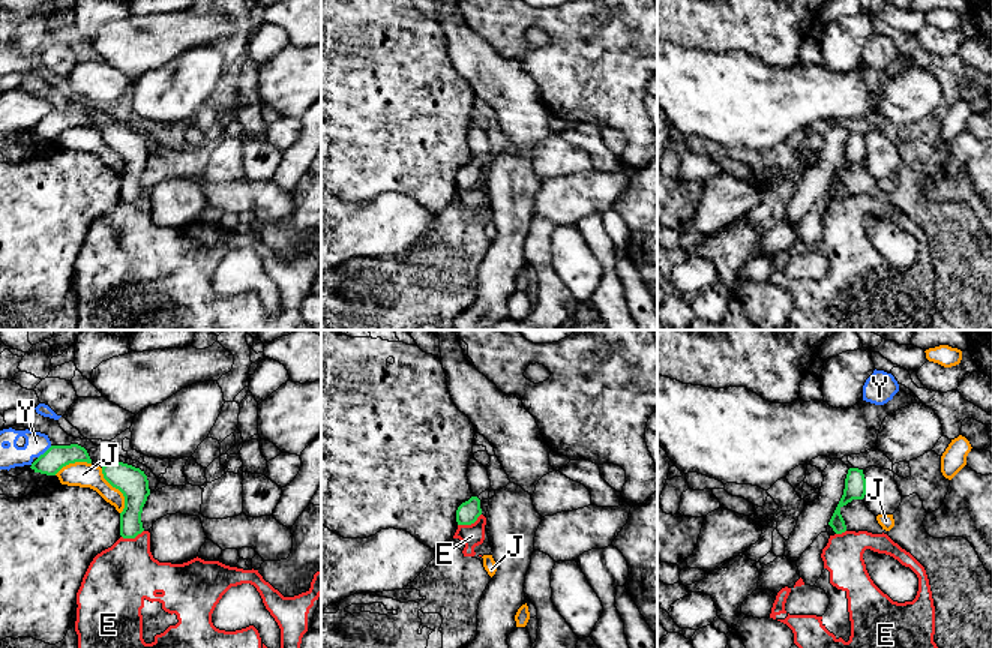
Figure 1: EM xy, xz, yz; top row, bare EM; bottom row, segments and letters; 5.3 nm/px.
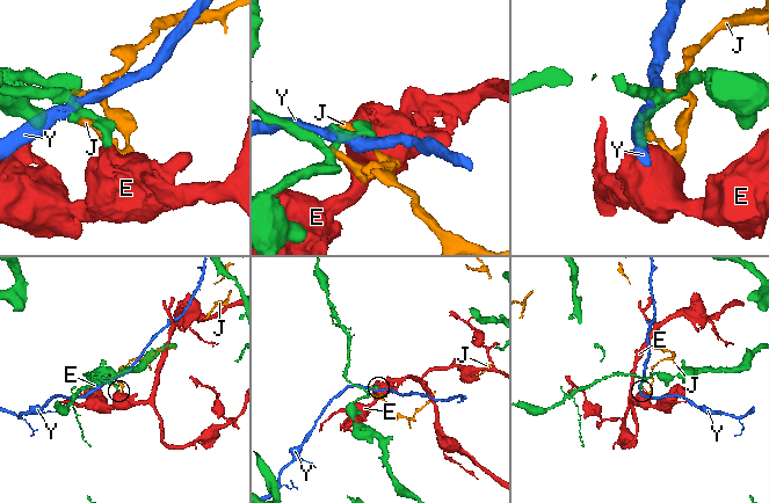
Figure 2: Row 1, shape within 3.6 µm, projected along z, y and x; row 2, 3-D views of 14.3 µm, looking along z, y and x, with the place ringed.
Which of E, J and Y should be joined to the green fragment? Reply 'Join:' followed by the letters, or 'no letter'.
Join: no letter

